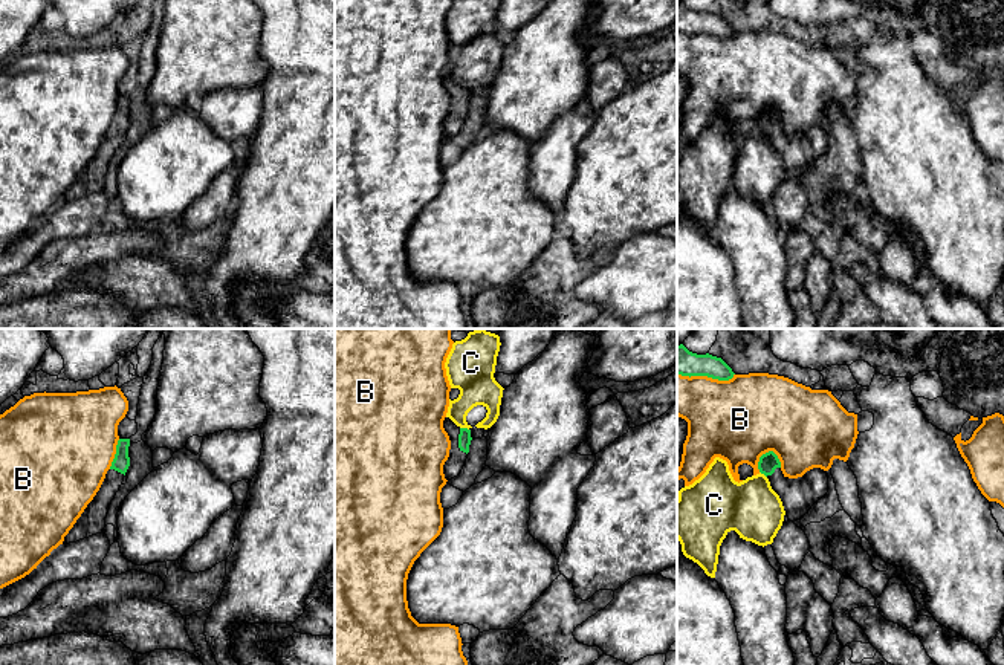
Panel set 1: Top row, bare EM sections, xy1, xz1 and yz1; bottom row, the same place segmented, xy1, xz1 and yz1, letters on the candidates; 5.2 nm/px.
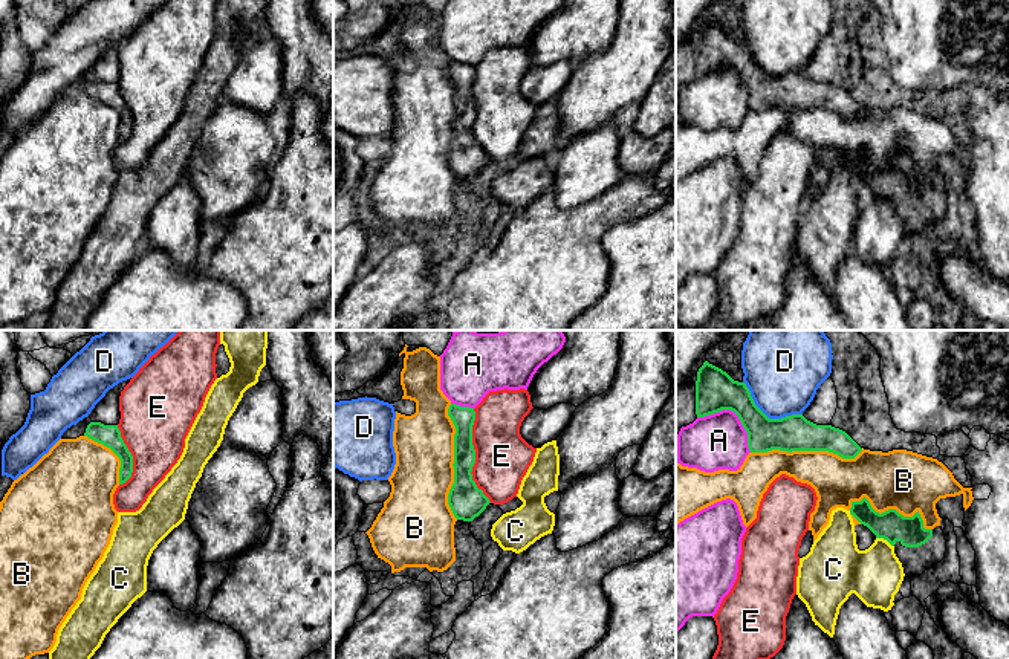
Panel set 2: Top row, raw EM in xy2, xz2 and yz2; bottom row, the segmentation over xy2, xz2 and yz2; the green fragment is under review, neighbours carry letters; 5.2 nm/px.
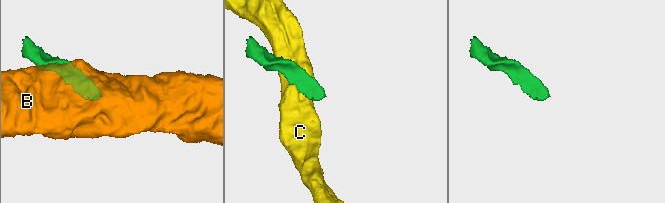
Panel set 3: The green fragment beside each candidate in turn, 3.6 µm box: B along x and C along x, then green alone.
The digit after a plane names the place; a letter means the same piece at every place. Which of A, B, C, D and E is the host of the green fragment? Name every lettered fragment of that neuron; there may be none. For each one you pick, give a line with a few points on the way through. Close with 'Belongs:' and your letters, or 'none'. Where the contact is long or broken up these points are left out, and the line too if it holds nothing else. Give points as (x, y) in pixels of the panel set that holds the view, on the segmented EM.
Belongs: none

